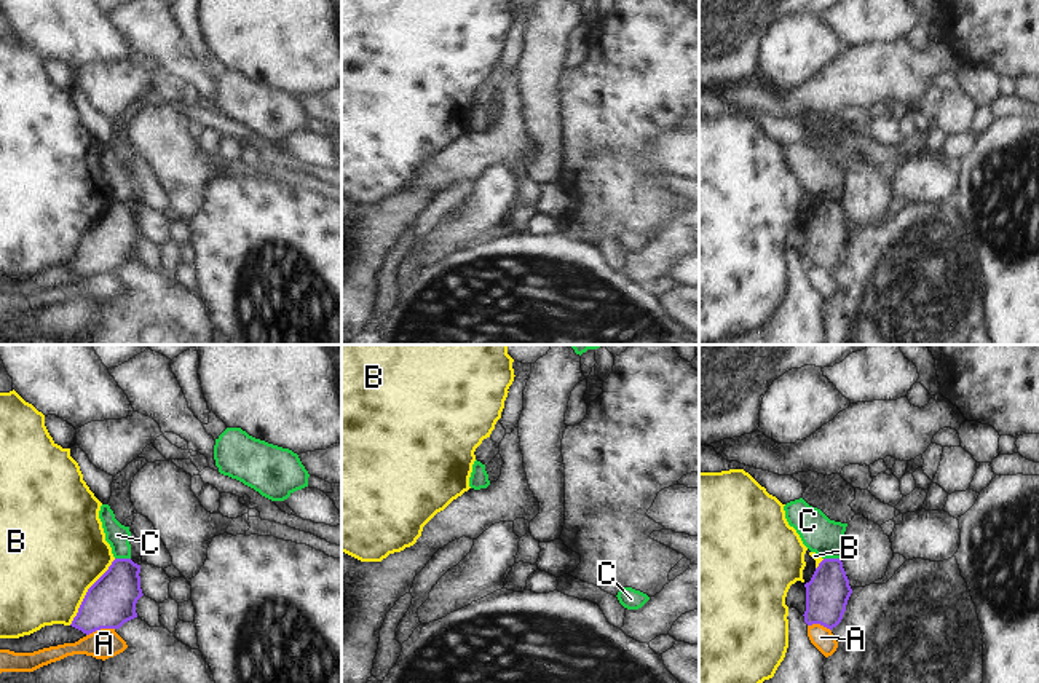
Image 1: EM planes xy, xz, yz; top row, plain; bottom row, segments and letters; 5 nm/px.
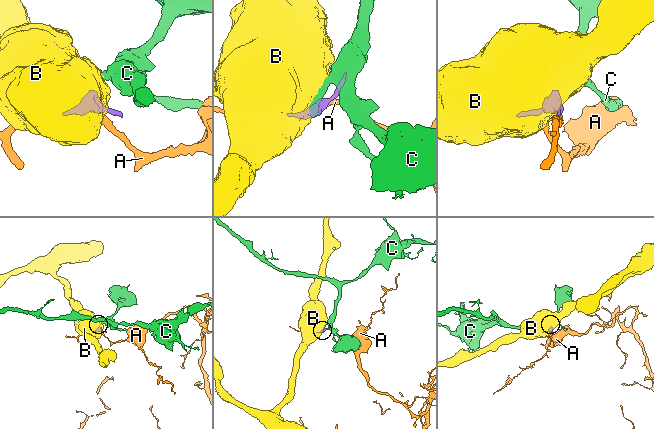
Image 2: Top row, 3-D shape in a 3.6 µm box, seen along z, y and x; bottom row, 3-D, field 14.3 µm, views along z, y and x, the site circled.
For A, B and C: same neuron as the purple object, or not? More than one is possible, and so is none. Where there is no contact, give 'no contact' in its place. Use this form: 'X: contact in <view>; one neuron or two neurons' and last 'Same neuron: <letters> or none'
A: contact in xy; two neurons
B: contact in xy; two neurons
C: contact in yz; two neurons
Same neuron: none

